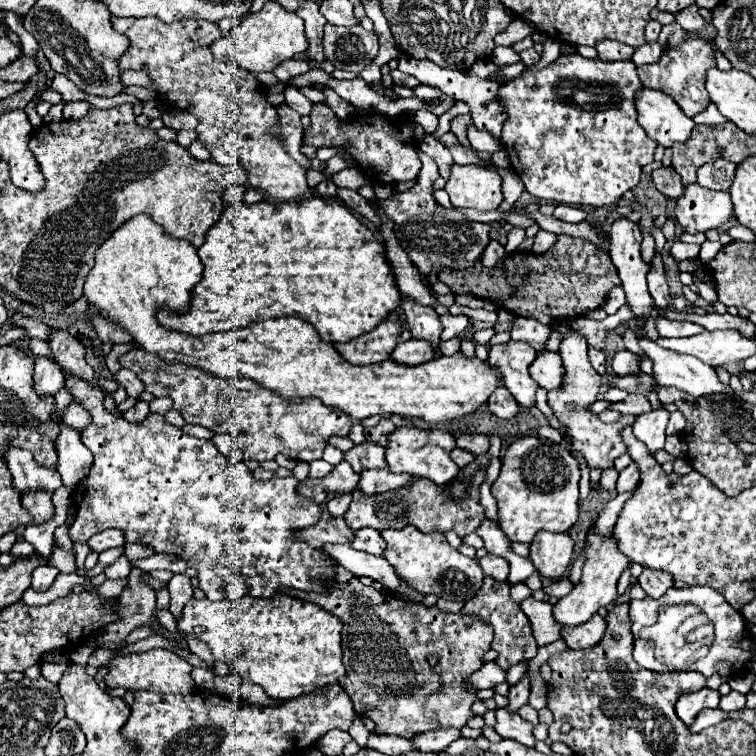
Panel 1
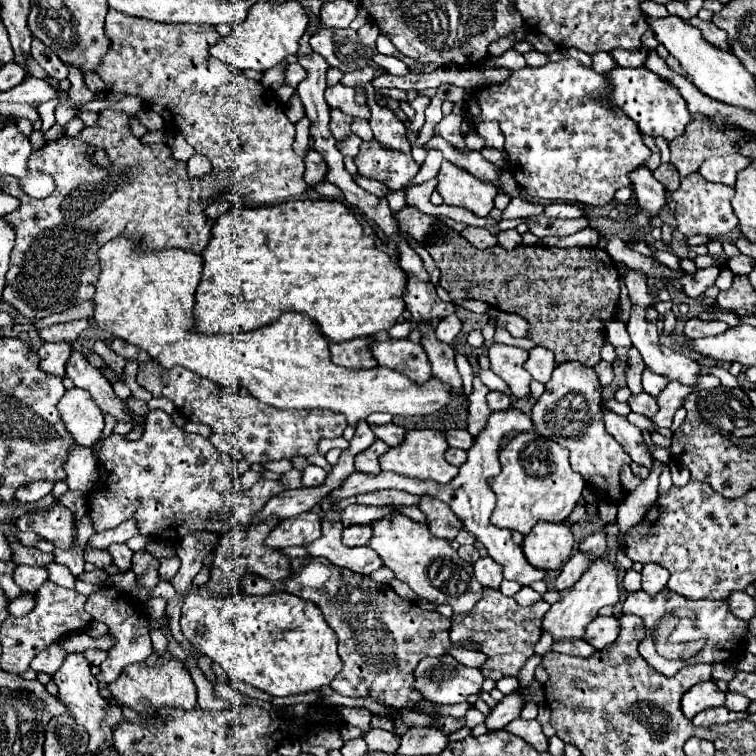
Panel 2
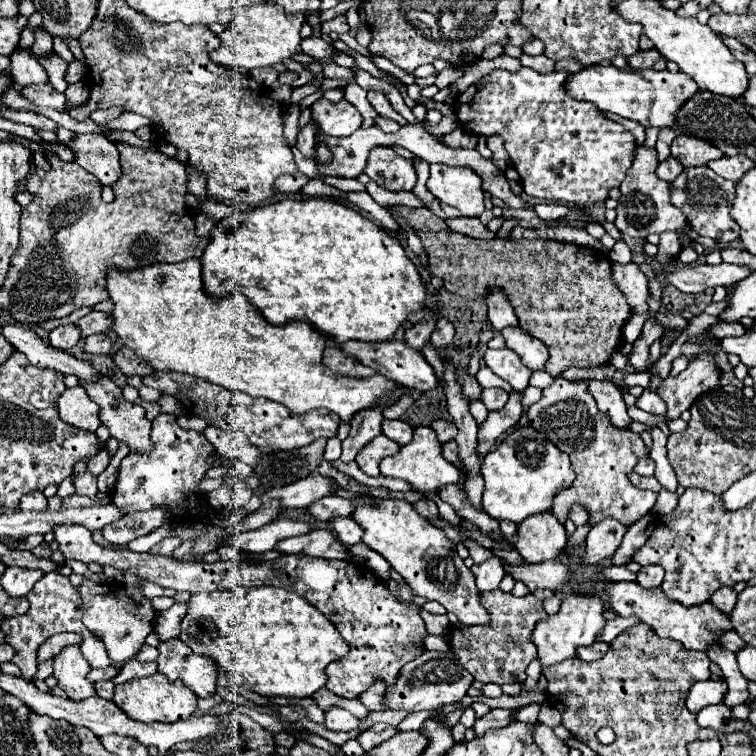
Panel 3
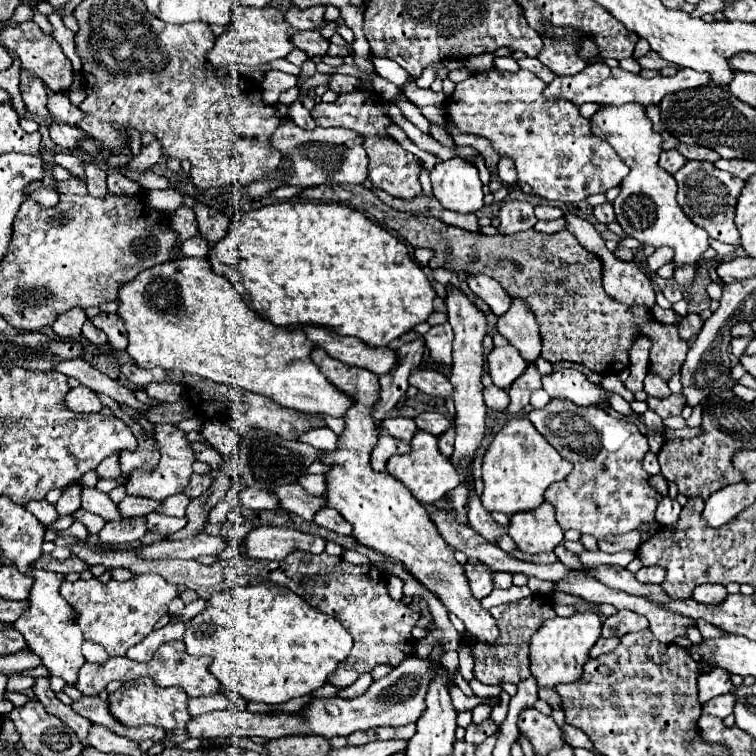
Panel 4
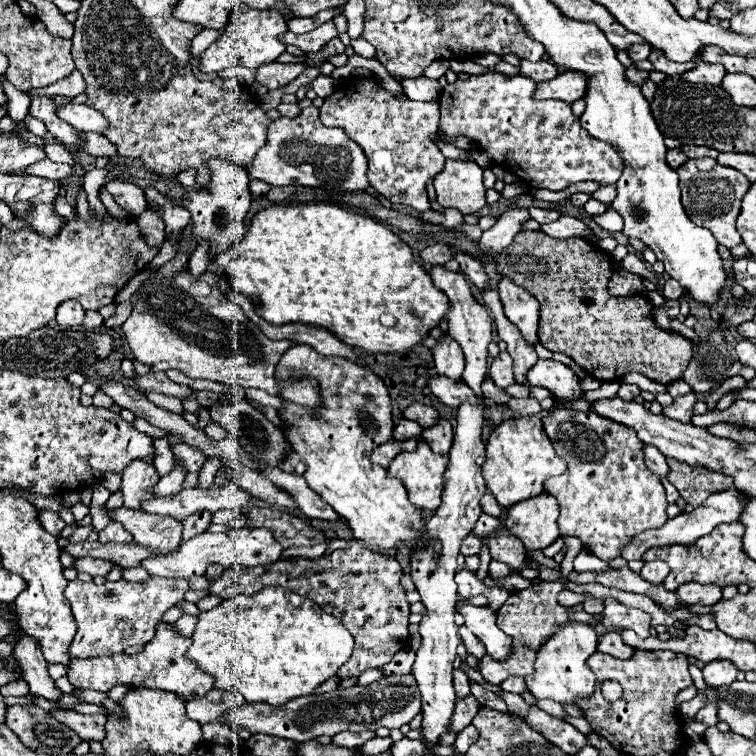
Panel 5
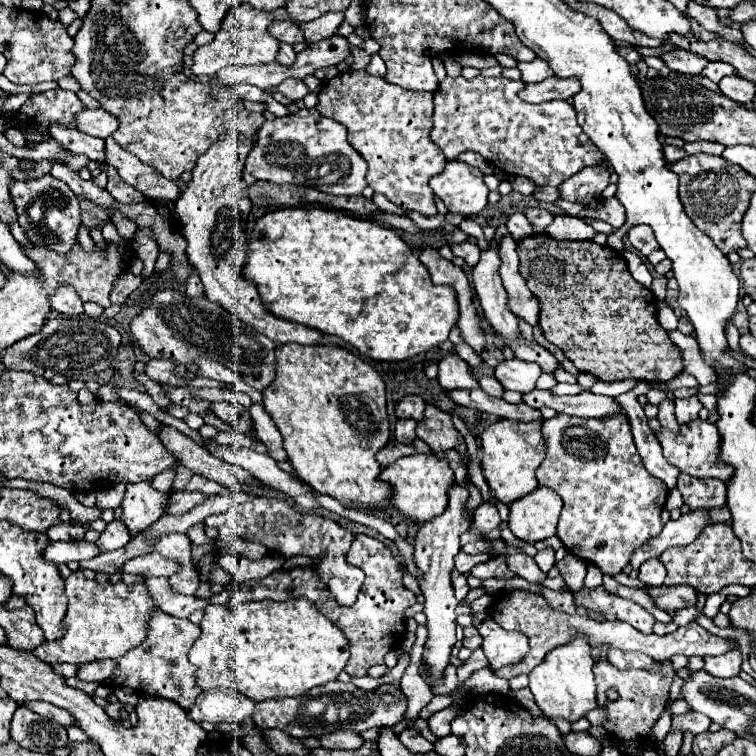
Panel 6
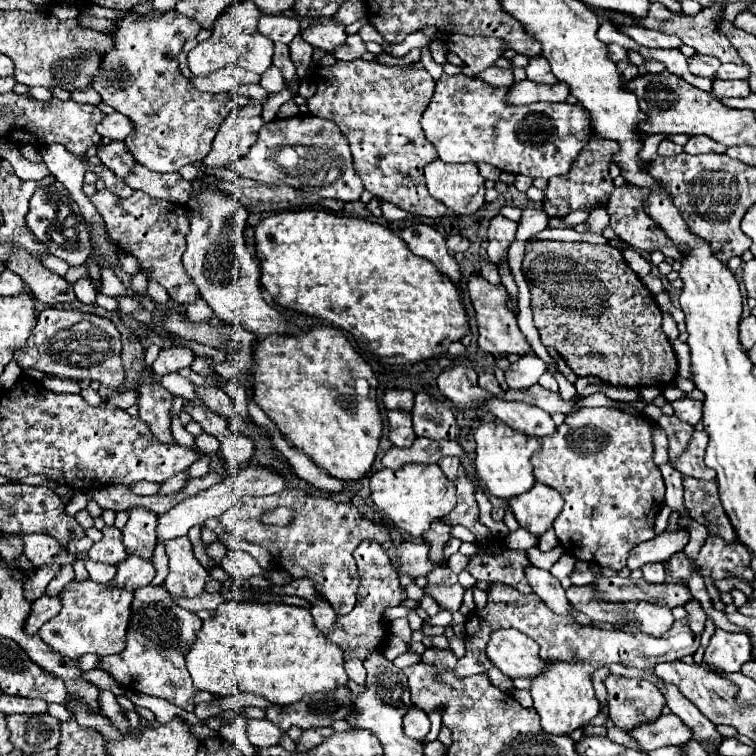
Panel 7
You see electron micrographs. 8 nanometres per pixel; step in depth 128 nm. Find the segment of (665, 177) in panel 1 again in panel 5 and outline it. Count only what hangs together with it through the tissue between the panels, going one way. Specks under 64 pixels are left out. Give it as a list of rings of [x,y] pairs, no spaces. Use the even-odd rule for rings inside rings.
[[[674,148],[674,150],[668,150],[668,154],[666,154],[666,162],[676,170],[678,166],[682,166],[684,162],[686,162],[688,158],[684,156],[684,152],[680,150],[680,148]]]

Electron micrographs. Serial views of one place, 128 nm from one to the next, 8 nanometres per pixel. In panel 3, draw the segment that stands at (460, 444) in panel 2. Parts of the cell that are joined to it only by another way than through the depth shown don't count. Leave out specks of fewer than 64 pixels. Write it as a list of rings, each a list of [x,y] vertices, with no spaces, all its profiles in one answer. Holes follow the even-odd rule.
[[[434,420],[434,422],[430,424],[430,428],[436,432],[436,436],[438,436],[440,442],[452,440],[452,438],[456,436],[456,432],[458,432],[458,428],[456,428],[452,422],[446,422],[446,420]]]

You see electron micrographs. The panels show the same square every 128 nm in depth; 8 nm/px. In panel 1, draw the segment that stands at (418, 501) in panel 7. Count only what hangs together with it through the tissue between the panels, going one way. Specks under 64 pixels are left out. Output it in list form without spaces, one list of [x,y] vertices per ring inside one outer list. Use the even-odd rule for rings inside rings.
[[[398,428],[390,434],[390,442],[386,446],[386,462],[390,472],[408,472],[412,476],[428,478],[434,484],[452,482],[460,468],[452,462],[450,450],[456,446],[456,438],[444,430],[422,430],[422,428]]]

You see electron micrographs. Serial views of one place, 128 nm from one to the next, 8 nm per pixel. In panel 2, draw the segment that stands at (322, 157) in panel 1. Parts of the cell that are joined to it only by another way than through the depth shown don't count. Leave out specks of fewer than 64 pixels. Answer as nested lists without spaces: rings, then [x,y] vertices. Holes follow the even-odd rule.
[[[350,134],[350,138],[338,142],[336,146],[338,146],[338,150],[342,152],[342,156],[350,156],[350,158],[354,158],[354,156],[358,156],[358,148],[360,148],[360,144],[362,144],[362,140],[360,140],[358,136]]]

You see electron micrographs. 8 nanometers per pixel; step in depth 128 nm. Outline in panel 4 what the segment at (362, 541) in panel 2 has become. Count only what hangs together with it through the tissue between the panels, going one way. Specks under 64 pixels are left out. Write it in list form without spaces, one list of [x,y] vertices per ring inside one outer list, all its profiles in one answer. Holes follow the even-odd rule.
[[[320,508],[320,512],[316,512],[314,516],[314,522],[322,528],[328,528],[332,532],[338,532],[338,534],[344,534],[344,536],[350,536],[352,534],[352,526],[334,510],[334,508]]]

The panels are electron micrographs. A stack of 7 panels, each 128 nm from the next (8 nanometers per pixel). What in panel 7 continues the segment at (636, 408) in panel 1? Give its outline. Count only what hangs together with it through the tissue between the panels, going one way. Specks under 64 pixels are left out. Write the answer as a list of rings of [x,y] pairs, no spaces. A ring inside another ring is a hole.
[[[680,398],[680,400],[674,400],[672,402],[672,408],[674,408],[674,414],[682,420],[682,422],[688,422],[688,424],[696,424],[702,420],[702,402],[698,400],[690,400],[690,398]]]

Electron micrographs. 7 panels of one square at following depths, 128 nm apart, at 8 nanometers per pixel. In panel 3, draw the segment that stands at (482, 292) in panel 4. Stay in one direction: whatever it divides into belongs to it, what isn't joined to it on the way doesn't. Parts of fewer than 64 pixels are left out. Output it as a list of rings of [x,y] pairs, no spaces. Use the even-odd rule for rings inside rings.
[[[492,290],[488,296],[484,296],[486,306],[488,306],[488,320],[492,322],[494,330],[502,330],[506,326],[516,326],[516,314],[512,310],[512,306],[508,304],[508,296],[504,296],[504,292],[500,290]]]

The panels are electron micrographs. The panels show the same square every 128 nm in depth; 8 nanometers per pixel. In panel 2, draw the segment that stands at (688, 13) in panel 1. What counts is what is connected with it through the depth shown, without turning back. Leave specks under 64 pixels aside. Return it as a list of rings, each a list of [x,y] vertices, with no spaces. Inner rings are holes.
[[[698,16],[690,18],[688,22],[690,22],[692,26],[696,26],[698,30],[702,30],[702,36],[704,36],[708,42],[712,42],[712,44],[716,44],[716,46],[724,48],[724,50],[730,50],[730,44],[728,44],[728,34],[726,34],[724,30],[716,28],[712,22],[702,22]]]

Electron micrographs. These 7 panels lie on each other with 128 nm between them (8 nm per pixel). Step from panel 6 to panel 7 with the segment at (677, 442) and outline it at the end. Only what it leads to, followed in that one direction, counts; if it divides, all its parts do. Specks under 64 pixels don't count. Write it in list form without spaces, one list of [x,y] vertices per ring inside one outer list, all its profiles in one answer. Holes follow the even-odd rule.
[[[694,432],[686,452],[678,458],[678,462],[674,464],[676,470],[680,470],[684,476],[690,478],[698,478],[698,480],[714,480],[716,472],[712,472],[712,468],[708,468],[704,464],[704,450],[708,444],[708,434],[702,432]]]

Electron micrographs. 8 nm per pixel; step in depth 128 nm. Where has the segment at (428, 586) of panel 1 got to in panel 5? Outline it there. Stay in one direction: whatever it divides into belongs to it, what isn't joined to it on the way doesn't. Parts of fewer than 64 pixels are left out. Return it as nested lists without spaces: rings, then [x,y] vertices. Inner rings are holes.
[[[294,344],[292,348],[288,348],[288,352],[284,352],[280,364],[276,366],[276,378],[278,378],[278,380],[312,378],[312,380],[318,382],[318,390],[320,390],[320,406],[318,406],[318,408],[304,408],[304,406],[300,406],[300,404],[294,404],[294,402],[284,400],[282,396],[278,396],[278,398],[282,400],[282,408],[278,410],[278,416],[280,416],[282,424],[284,424],[282,430],[284,430],[284,434],[288,436],[288,446],[292,448],[292,452],[298,454],[300,460],[306,464],[304,478],[306,478],[308,486],[310,486],[316,494],[320,494],[320,498],[324,498],[324,502],[330,504],[330,506],[332,506],[342,518],[348,520],[348,524],[350,524],[350,528],[352,528],[352,532],[354,532],[354,538],[360,538],[360,540],[364,540],[366,544],[380,546],[380,548],[398,548],[398,546],[402,546],[402,544],[406,544],[406,546],[416,546],[416,542],[420,542],[422,536],[424,536],[424,524],[422,524],[422,514],[420,514],[420,510],[414,508],[414,506],[410,504],[410,500],[408,500],[408,496],[406,496],[406,488],[404,488],[404,484],[402,484],[398,478],[388,478],[388,476],[386,476],[386,470],[384,470],[382,466],[376,466],[376,464],[370,462],[370,454],[372,454],[372,450],[374,450],[376,446],[388,442],[388,440],[392,438],[392,430],[394,430],[394,422],[392,422],[392,406],[390,406],[390,396],[388,396],[388,388],[386,388],[386,384],[384,384],[384,382],[382,382],[382,380],[380,380],[370,368],[360,366],[360,364],[356,364],[356,362],[352,362],[352,360],[346,360],[346,358],[326,358],[326,356],[320,356],[316,350],[308,348],[306,344]],[[466,600],[458,602],[458,612],[464,616],[466,626],[484,642],[486,654],[500,662],[512,656],[512,638],[496,626],[496,614],[490,608],[476,608]]]

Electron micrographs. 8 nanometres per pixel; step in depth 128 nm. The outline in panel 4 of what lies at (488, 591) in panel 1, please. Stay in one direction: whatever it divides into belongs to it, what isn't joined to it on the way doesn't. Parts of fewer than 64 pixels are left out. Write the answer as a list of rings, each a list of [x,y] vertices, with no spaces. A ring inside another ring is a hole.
[[[532,594],[532,596],[526,596],[516,602],[494,606],[490,610],[490,614],[496,618],[496,624],[500,628],[500,638],[496,640],[496,646],[472,642],[472,652],[474,652],[474,662],[476,662],[474,676],[482,684],[504,684],[504,682],[518,684],[520,680],[526,680],[530,676],[530,670],[528,670],[530,638],[534,632],[540,630],[540,624],[544,624],[544,620],[556,616],[554,606],[552,606],[552,602]]]

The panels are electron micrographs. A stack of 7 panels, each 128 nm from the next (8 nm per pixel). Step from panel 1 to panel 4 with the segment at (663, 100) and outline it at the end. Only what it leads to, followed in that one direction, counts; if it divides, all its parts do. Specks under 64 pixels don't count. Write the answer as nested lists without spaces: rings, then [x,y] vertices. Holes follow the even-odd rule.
[[[596,62],[596,64],[588,64],[582,72],[572,74],[572,76],[556,76],[554,82],[550,82],[544,90],[544,96],[560,96],[570,100],[572,104],[580,106],[584,102],[594,102],[594,104],[616,104],[622,106],[626,102],[640,102],[642,106],[658,104],[666,94],[670,92],[678,92],[678,90],[688,90],[688,88],[698,88],[702,84],[708,84],[708,74],[706,72],[696,72],[696,70],[678,70],[676,76],[672,78],[664,78],[664,76],[656,76],[656,78],[642,78],[638,74],[630,74],[622,68],[610,68],[604,62]]]

